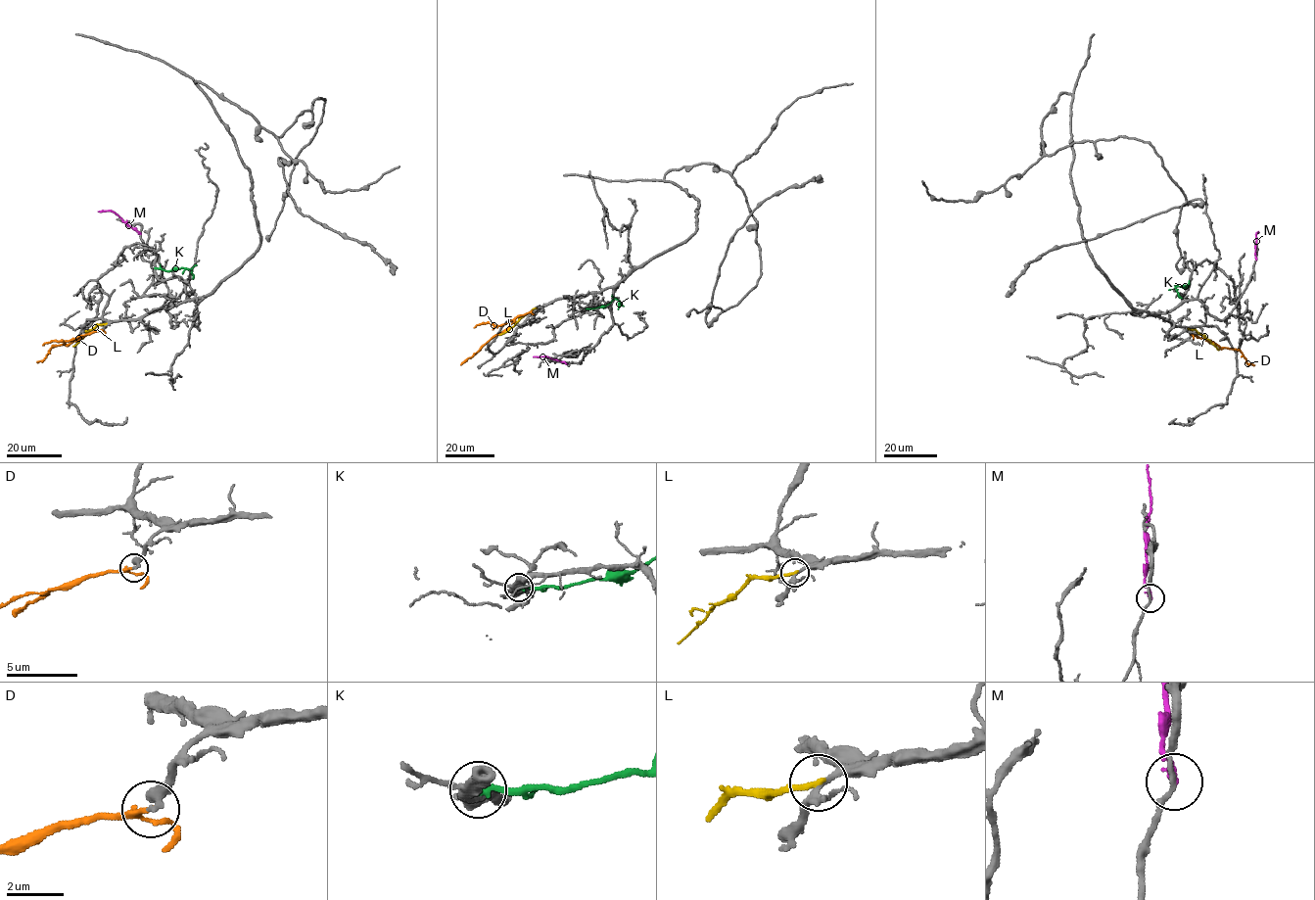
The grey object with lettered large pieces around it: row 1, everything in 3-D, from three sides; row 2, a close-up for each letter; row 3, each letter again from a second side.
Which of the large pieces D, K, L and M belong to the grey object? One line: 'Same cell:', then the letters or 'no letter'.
Same cell: D

